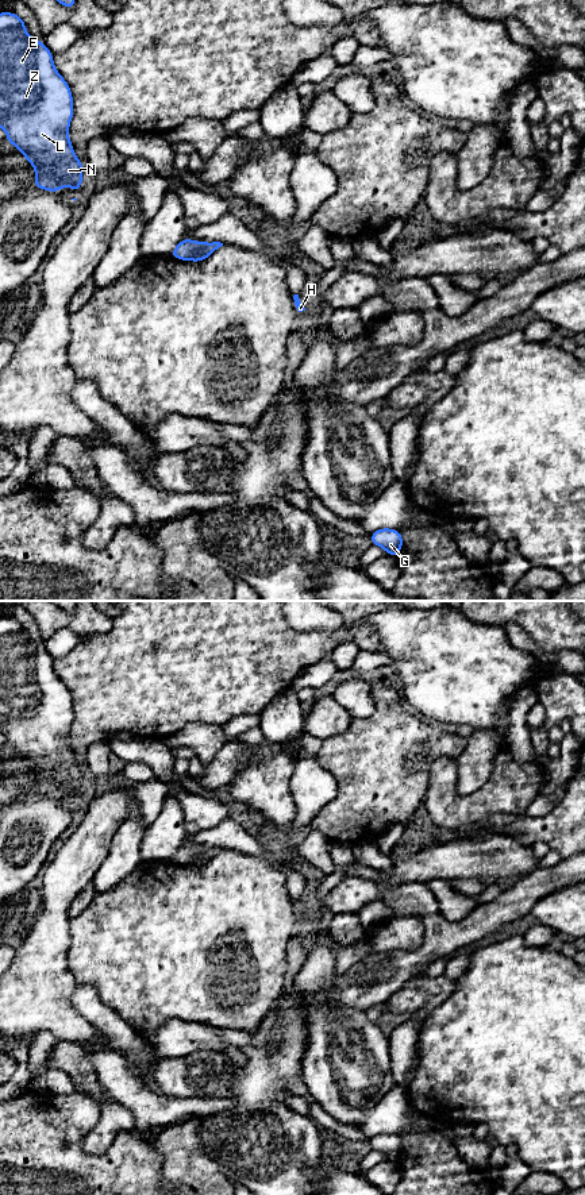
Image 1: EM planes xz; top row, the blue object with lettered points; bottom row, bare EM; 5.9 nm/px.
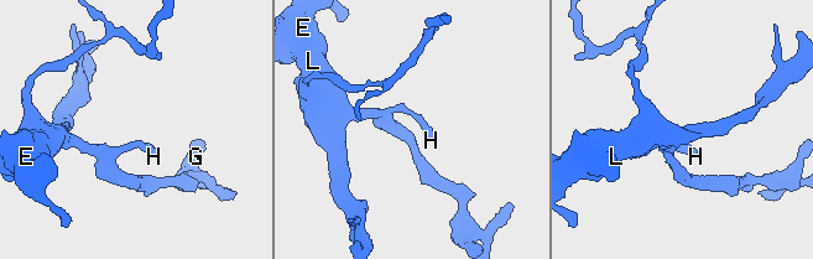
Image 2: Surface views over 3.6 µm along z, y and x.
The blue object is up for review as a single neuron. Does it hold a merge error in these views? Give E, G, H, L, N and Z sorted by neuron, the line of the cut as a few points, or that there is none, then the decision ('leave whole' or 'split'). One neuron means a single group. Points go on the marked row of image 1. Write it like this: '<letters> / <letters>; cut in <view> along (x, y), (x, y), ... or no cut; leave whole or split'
E H L N Z / G; cut in xz along (208, 254), (191, 254), (185, 259); split

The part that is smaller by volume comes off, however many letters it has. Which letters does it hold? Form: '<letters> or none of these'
G

